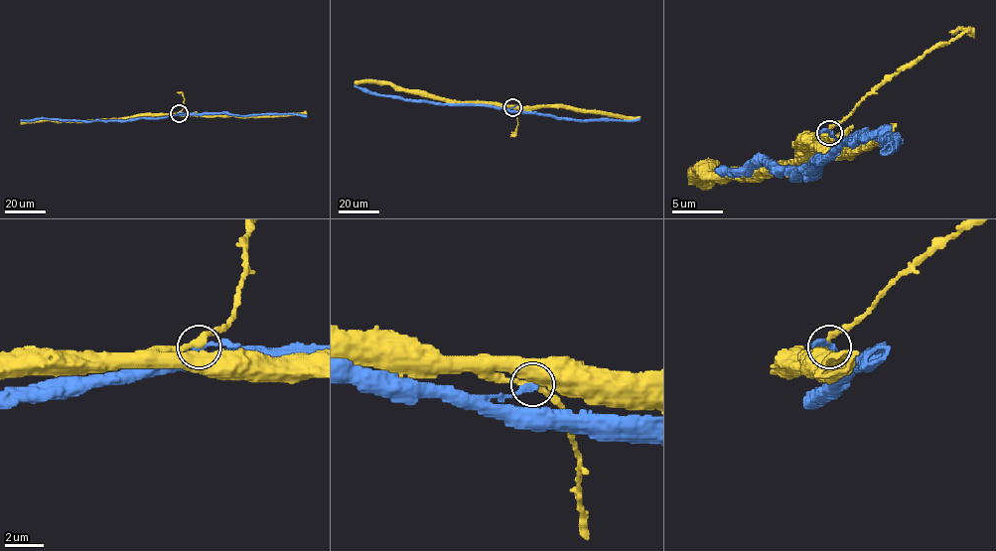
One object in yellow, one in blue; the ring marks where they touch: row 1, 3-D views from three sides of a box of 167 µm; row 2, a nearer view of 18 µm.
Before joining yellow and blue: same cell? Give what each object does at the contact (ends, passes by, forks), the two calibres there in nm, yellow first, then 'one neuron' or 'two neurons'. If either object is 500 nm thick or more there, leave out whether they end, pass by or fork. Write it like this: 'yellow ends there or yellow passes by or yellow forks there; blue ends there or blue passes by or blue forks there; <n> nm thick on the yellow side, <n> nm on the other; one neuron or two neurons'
yellow passes by; blue passes by; 320 nm thick on the yellow side, 280 nm on the other; two neurons

